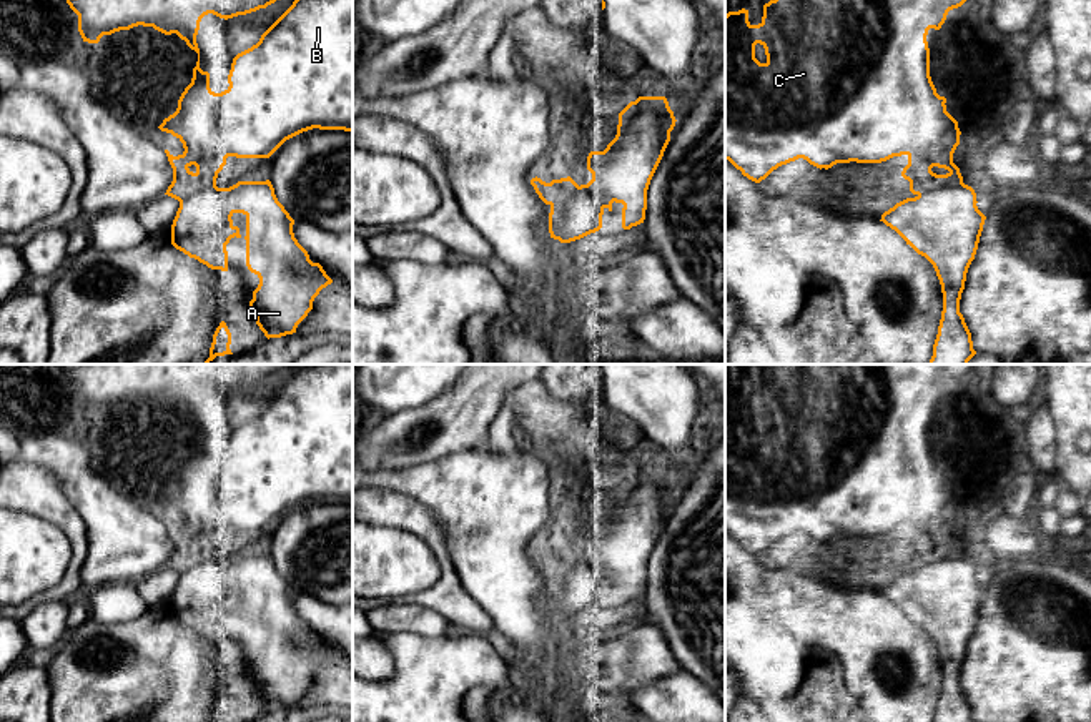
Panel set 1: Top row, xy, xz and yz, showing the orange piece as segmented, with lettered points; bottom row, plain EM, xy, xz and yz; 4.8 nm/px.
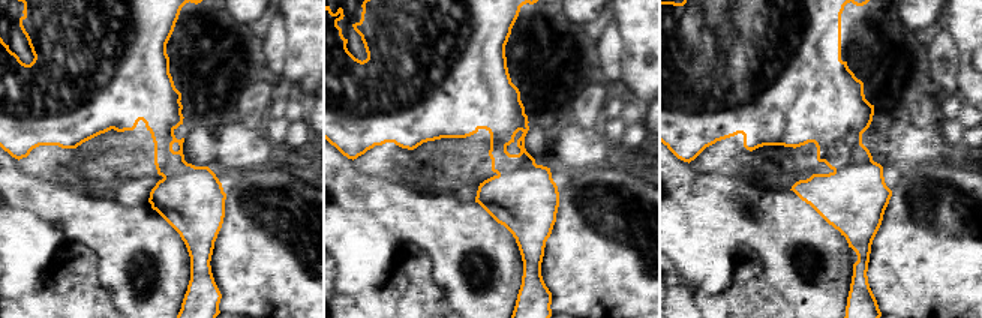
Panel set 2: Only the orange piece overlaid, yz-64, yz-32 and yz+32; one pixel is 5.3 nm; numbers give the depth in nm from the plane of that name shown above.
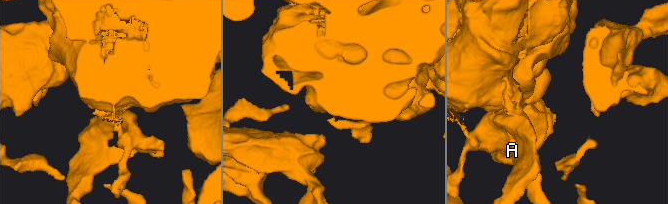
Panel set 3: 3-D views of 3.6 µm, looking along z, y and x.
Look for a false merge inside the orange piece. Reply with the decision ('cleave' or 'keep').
cleave

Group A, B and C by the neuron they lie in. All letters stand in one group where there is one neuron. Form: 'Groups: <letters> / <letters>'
Groups: A / B C

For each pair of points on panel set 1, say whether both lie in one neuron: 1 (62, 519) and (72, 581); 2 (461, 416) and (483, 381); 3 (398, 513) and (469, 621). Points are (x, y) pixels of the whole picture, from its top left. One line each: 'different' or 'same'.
1: same
2: same
3: same

